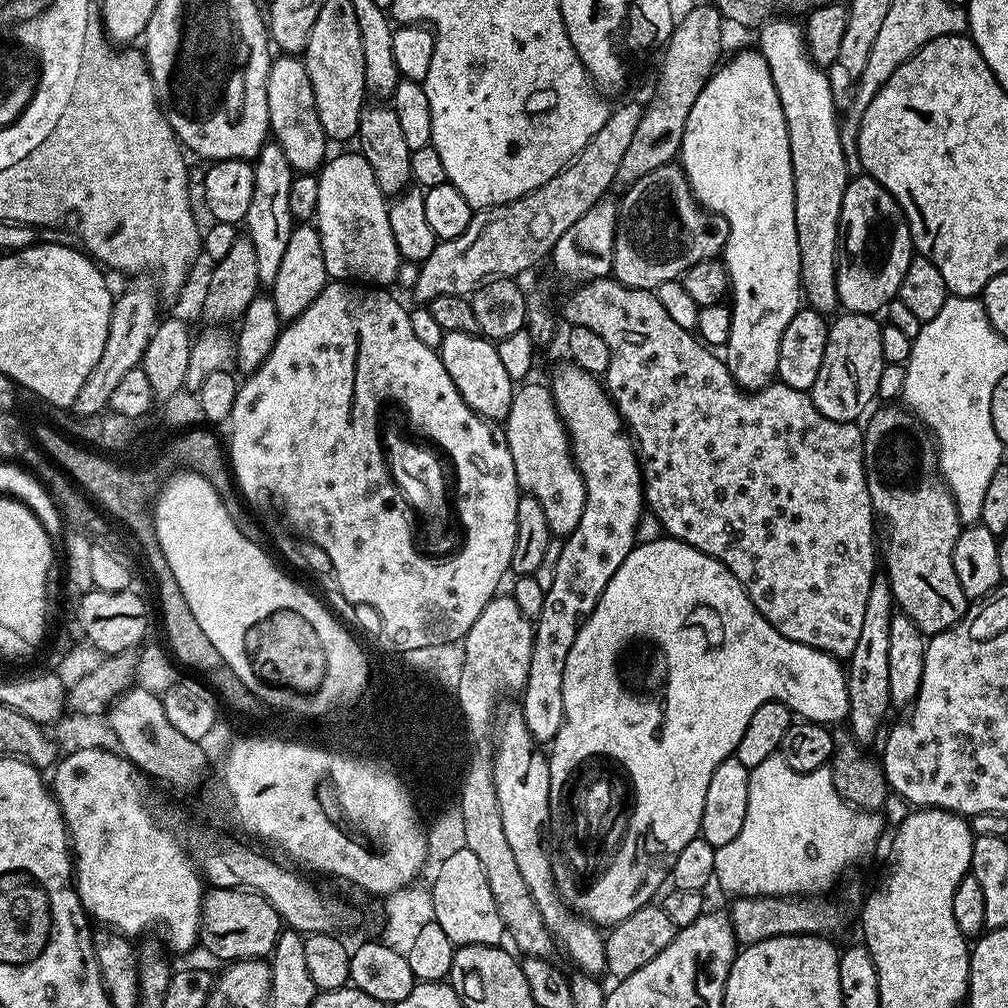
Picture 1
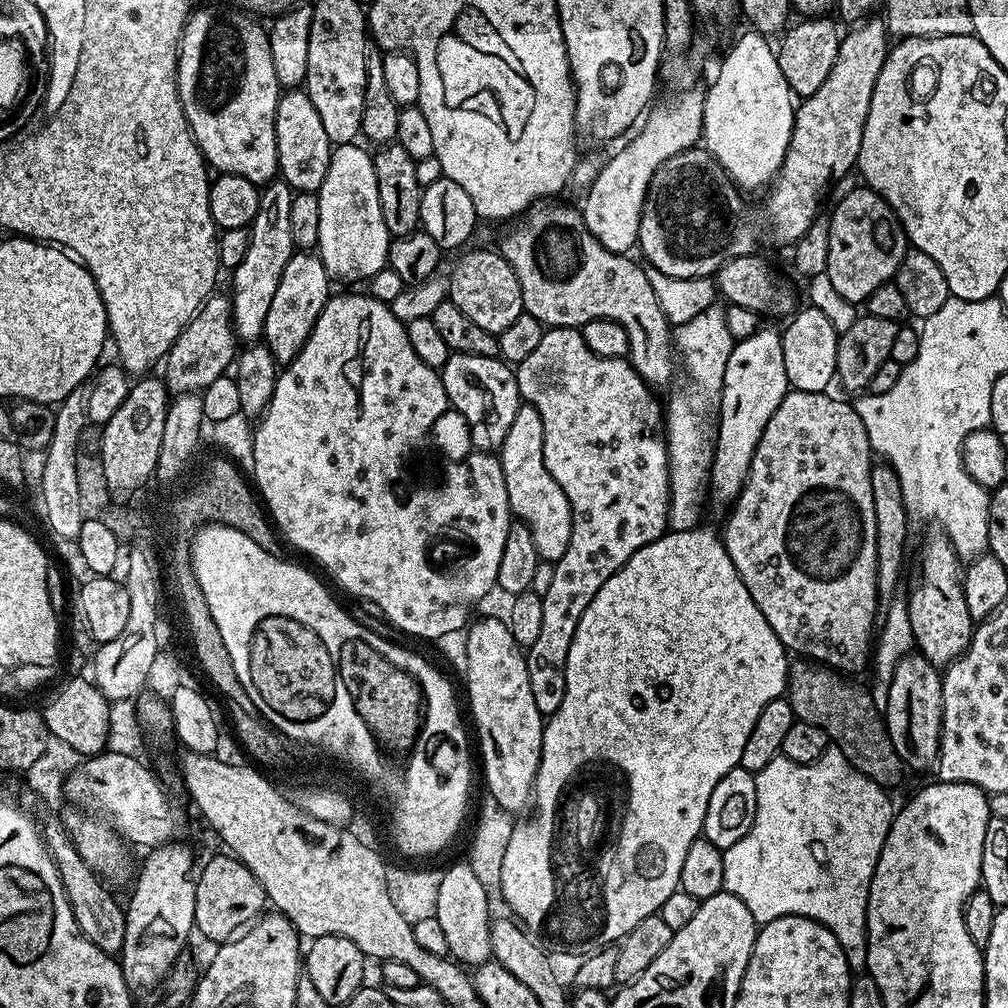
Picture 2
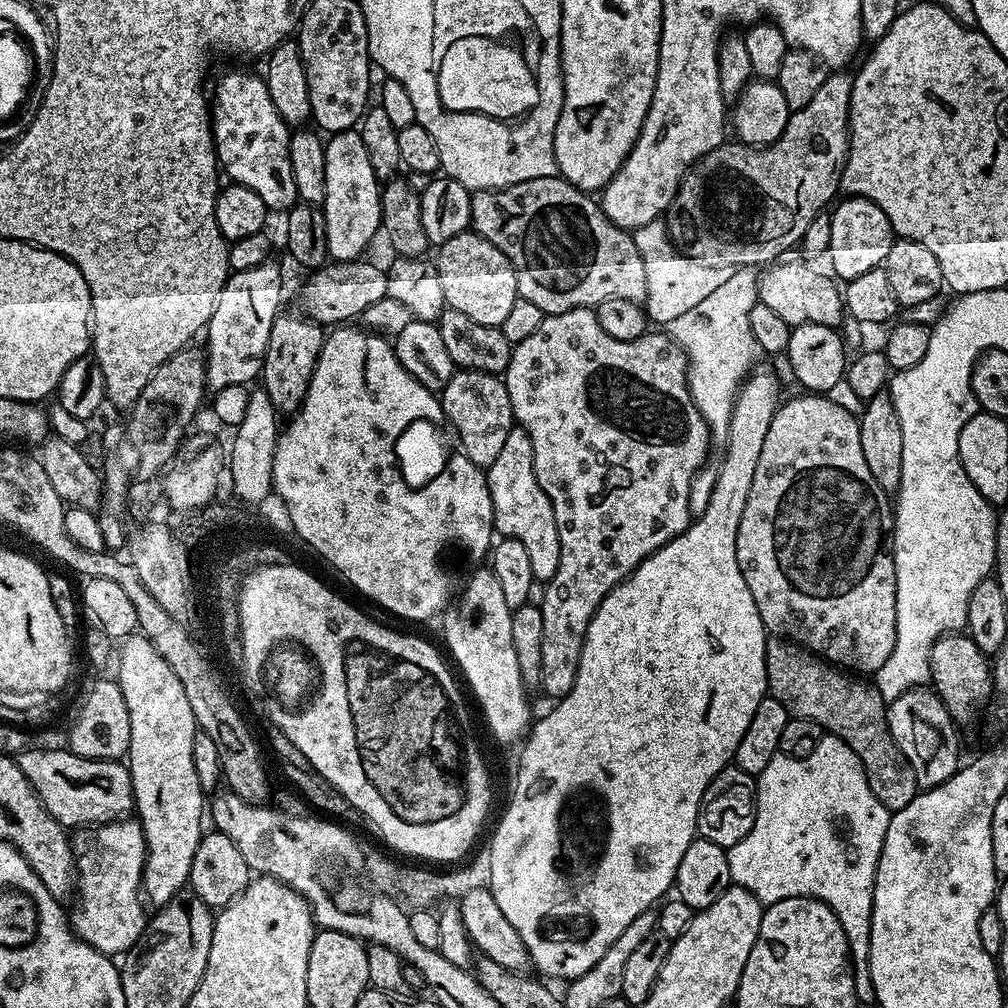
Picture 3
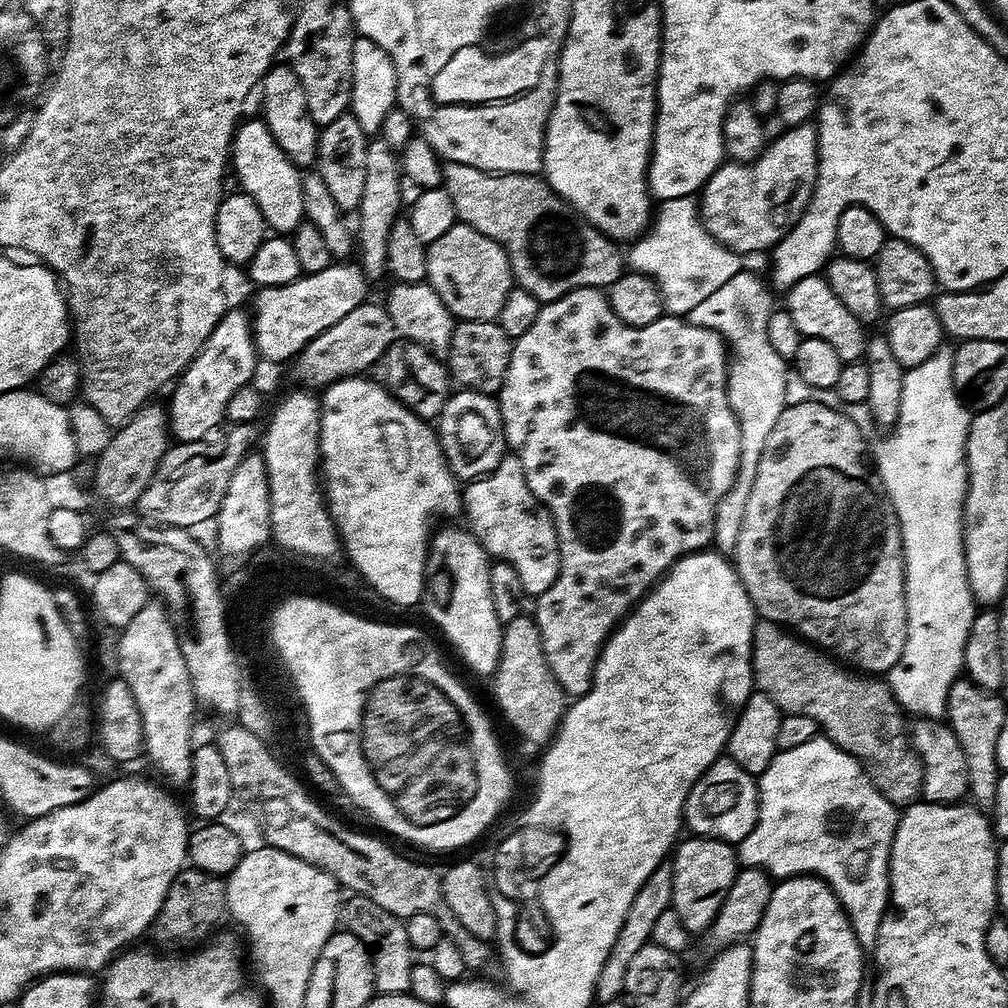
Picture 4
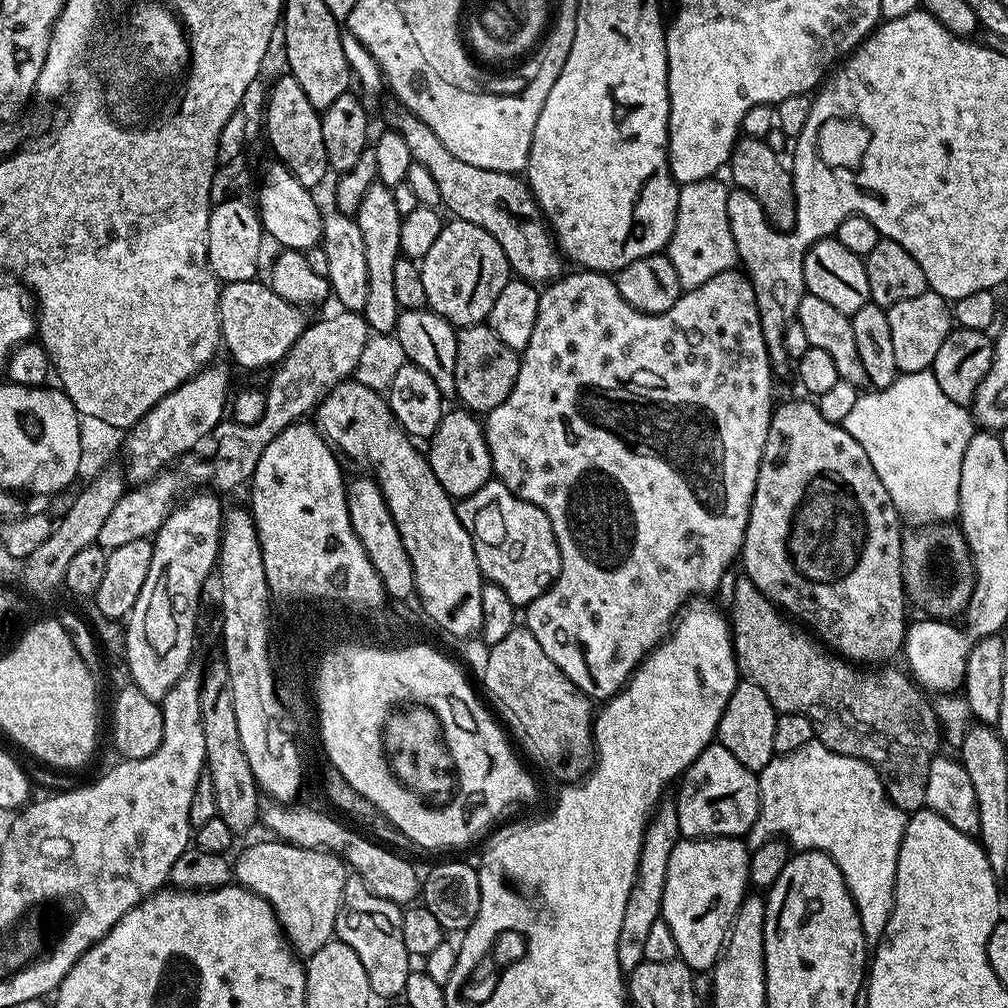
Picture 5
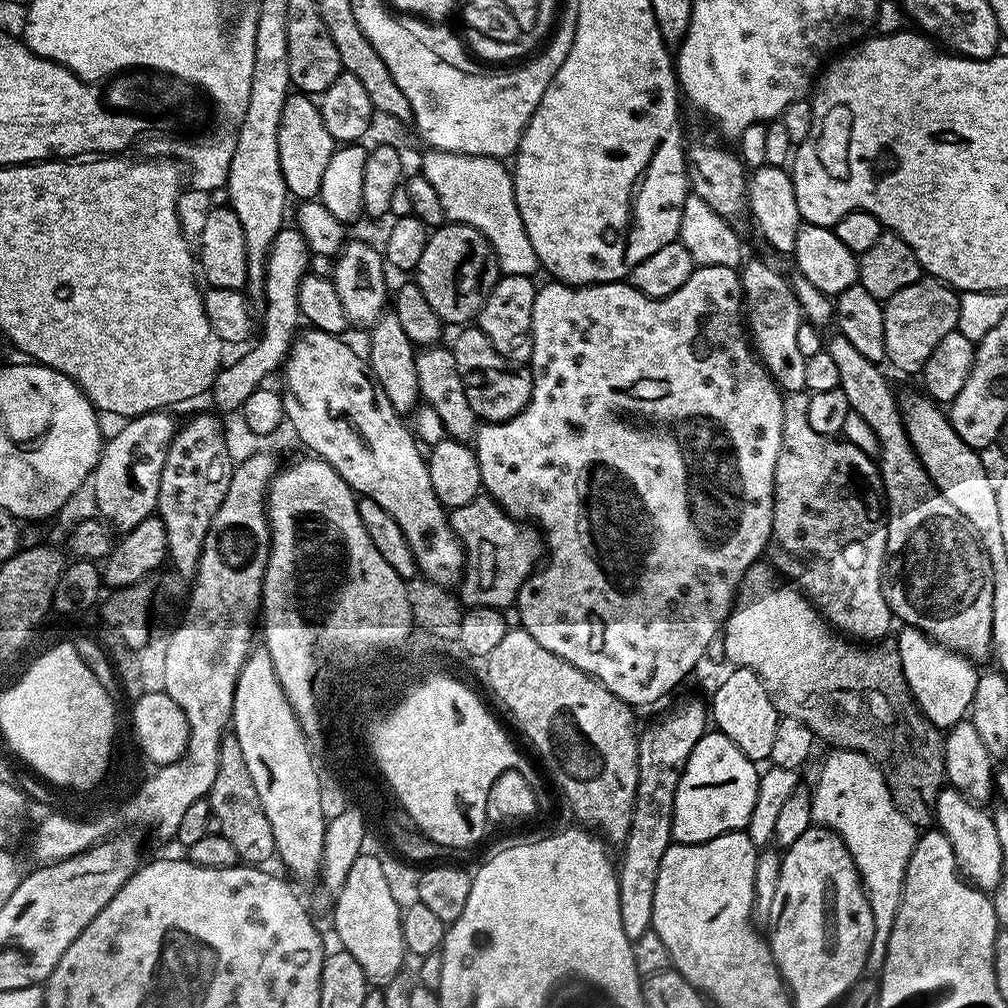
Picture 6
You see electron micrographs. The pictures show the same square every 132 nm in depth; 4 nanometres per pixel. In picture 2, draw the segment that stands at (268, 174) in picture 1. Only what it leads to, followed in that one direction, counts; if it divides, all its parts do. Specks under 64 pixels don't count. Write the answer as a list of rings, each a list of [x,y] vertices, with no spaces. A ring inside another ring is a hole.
[[[279,178],[260,188],[258,214],[254,214],[248,228],[250,246],[246,246],[246,258],[242,258],[239,266],[230,272],[232,329],[236,332],[237,341],[256,342],[263,337],[266,313],[270,311],[274,290],[278,290],[278,278],[282,278],[282,270],[286,262],[290,262],[294,251],[290,238],[290,202],[293,195],[291,186]]]

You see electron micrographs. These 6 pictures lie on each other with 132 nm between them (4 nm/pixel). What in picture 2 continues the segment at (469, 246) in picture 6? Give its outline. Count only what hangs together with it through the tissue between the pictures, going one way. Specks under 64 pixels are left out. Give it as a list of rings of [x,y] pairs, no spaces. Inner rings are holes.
[[[480,248],[477,252],[462,257],[453,266],[448,276],[448,299],[477,326],[482,326],[482,330],[490,330],[497,334],[506,330],[506,326],[510,326],[514,318],[525,312],[518,278],[510,262],[506,262],[506,258],[496,250],[487,252],[486,249]]]

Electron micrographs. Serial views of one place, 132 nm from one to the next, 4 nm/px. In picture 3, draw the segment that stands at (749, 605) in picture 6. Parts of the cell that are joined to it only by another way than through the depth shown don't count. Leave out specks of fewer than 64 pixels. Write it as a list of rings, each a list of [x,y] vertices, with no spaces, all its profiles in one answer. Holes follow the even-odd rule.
[[[787,638],[769,639],[765,648],[766,678],[771,696],[782,702],[792,716],[818,722],[827,735],[846,742],[846,746],[858,754],[870,782],[870,790],[874,790],[878,802],[882,802],[889,813],[910,806],[918,791],[914,770],[890,734],[888,709],[875,684],[841,670]]]

